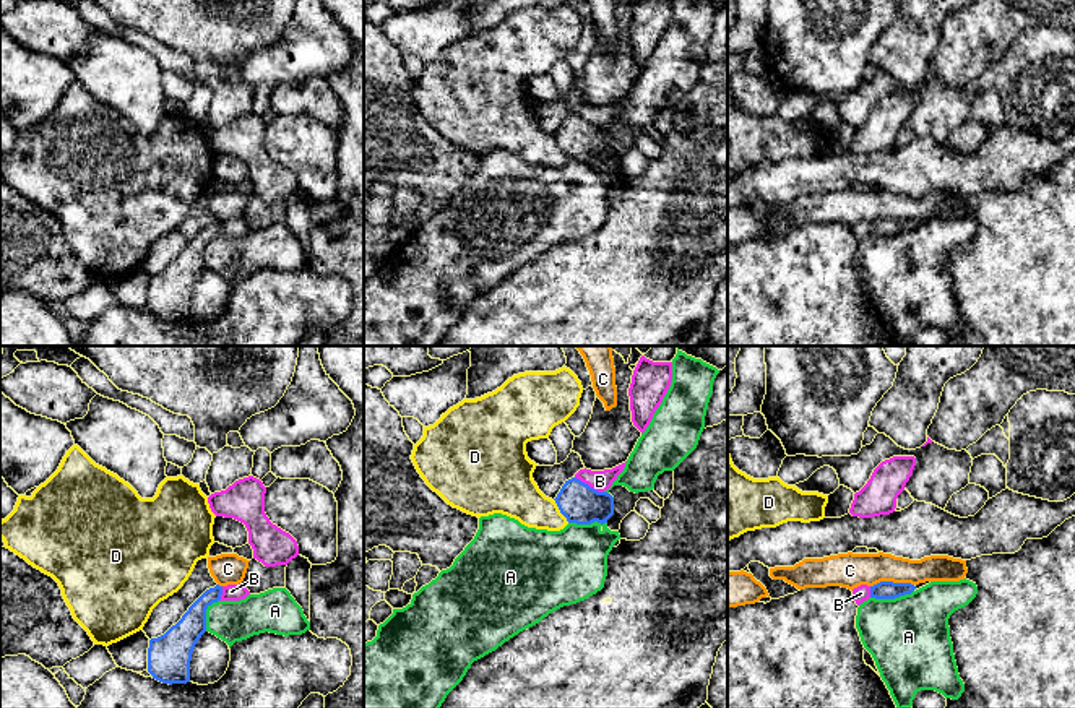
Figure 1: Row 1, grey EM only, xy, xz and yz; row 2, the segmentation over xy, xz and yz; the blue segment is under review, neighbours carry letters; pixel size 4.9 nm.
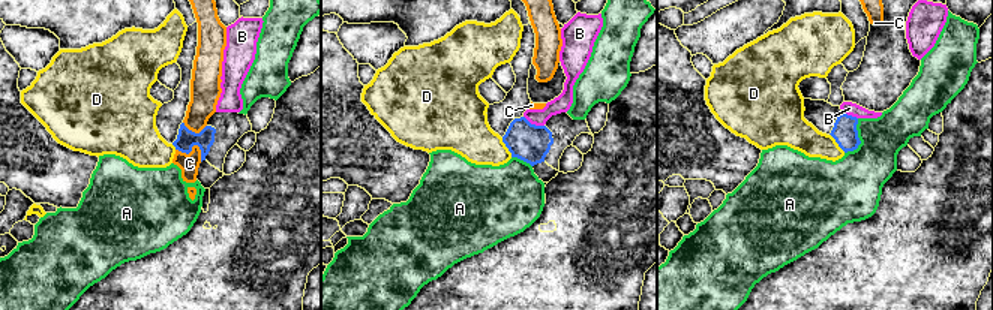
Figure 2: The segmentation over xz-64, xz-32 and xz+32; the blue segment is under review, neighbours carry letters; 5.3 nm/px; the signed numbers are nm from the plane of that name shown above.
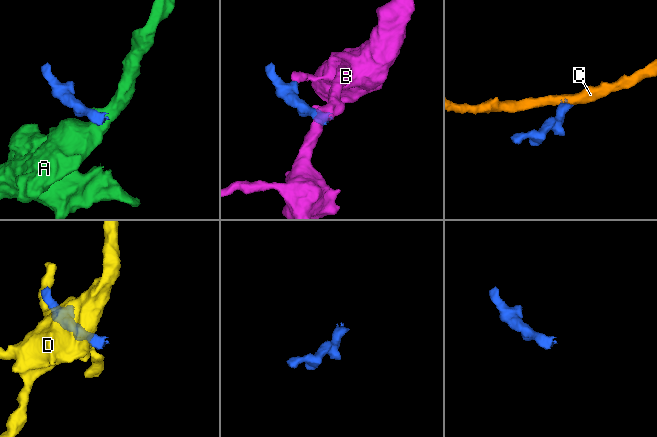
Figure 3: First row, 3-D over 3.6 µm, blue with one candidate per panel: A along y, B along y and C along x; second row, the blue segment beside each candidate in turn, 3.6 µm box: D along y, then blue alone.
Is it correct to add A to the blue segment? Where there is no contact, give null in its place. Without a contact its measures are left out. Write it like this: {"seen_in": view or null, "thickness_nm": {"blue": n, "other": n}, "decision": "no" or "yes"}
{"seen_in": "yz", "thickness_nm": {"blue": 100, "other": 400}, "decision": "no"}

